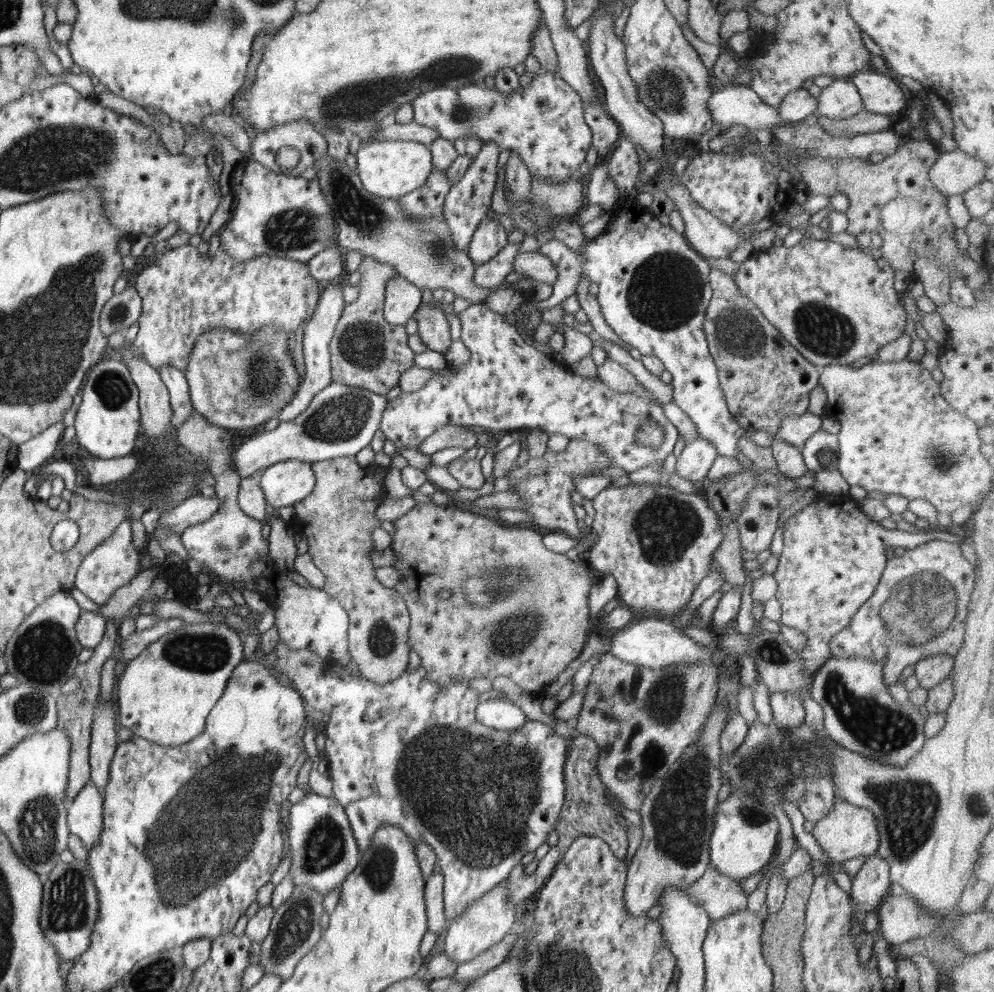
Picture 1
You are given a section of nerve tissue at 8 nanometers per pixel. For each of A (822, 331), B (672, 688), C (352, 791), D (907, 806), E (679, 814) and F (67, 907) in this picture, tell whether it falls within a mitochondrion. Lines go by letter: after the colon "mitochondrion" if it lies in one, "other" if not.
A: mitochondrion
B: mitochondrion
C: other
D: mitochondrion
E: mitochondrion
F: mitochondrion

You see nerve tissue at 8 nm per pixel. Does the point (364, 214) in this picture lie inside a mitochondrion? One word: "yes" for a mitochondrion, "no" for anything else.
yes

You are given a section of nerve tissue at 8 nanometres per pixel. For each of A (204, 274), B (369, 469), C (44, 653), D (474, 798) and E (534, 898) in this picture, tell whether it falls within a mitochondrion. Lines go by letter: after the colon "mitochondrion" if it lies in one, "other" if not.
A: other
B: other
C: mitochondrion
D: mitochondrion
E: other

